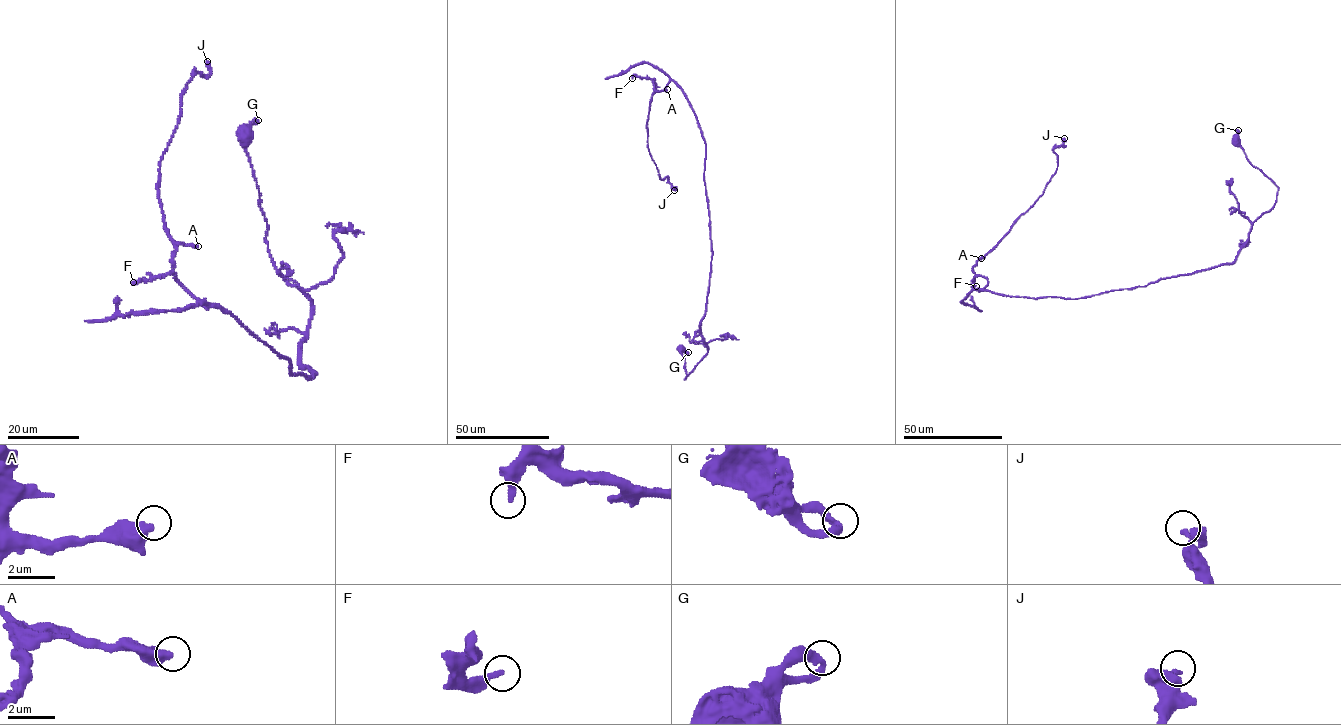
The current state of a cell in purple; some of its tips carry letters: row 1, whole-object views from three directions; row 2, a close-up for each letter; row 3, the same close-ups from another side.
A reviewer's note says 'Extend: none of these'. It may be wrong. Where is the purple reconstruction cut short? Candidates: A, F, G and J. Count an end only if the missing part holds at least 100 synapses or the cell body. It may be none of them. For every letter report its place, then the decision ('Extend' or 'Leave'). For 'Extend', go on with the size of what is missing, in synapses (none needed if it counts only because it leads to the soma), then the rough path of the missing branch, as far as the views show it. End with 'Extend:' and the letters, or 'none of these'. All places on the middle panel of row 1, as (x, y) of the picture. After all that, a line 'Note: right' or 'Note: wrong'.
A: Place: (667, 89). Leave
F: Place: (632, 78). Leave
G: Place: (688, 352). Leave
J: Place: (674, 190). Leave
Extend: none of these
Note: right

